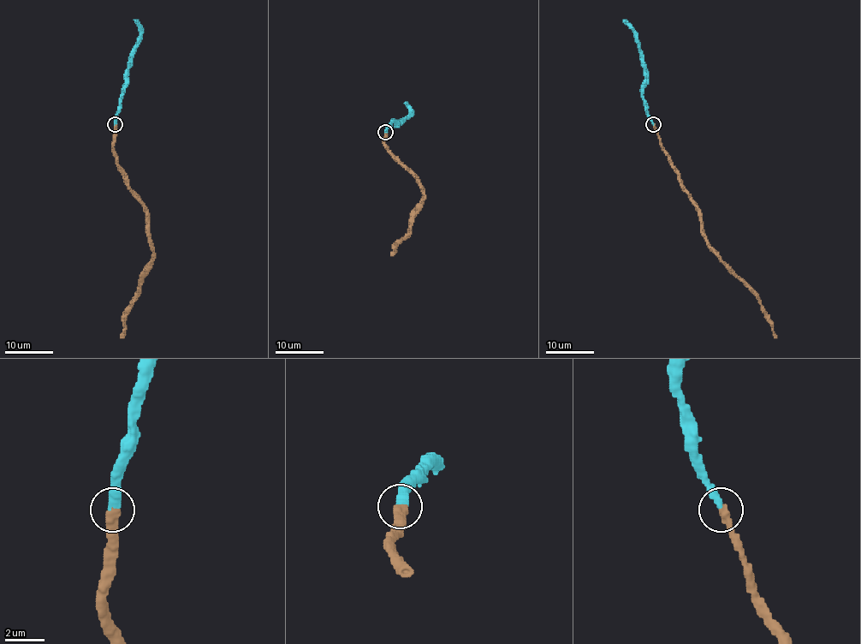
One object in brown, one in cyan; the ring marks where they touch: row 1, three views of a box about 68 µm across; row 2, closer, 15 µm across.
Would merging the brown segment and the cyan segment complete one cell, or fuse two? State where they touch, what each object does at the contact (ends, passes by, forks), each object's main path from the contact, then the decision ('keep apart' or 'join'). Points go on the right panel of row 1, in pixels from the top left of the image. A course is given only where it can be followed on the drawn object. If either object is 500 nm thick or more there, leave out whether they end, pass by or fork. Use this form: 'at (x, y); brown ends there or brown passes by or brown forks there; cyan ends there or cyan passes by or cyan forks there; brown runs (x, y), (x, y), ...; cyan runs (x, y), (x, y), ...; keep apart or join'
at (653, 124); brown ends there; cyan ends there; brown runs (653, 125), (681, 187), (696, 205), (706, 244), (758, 298), (776, 337); cyan runs (653, 123), (642, 94), (644, 69), (635, 31), (624, 20); join

